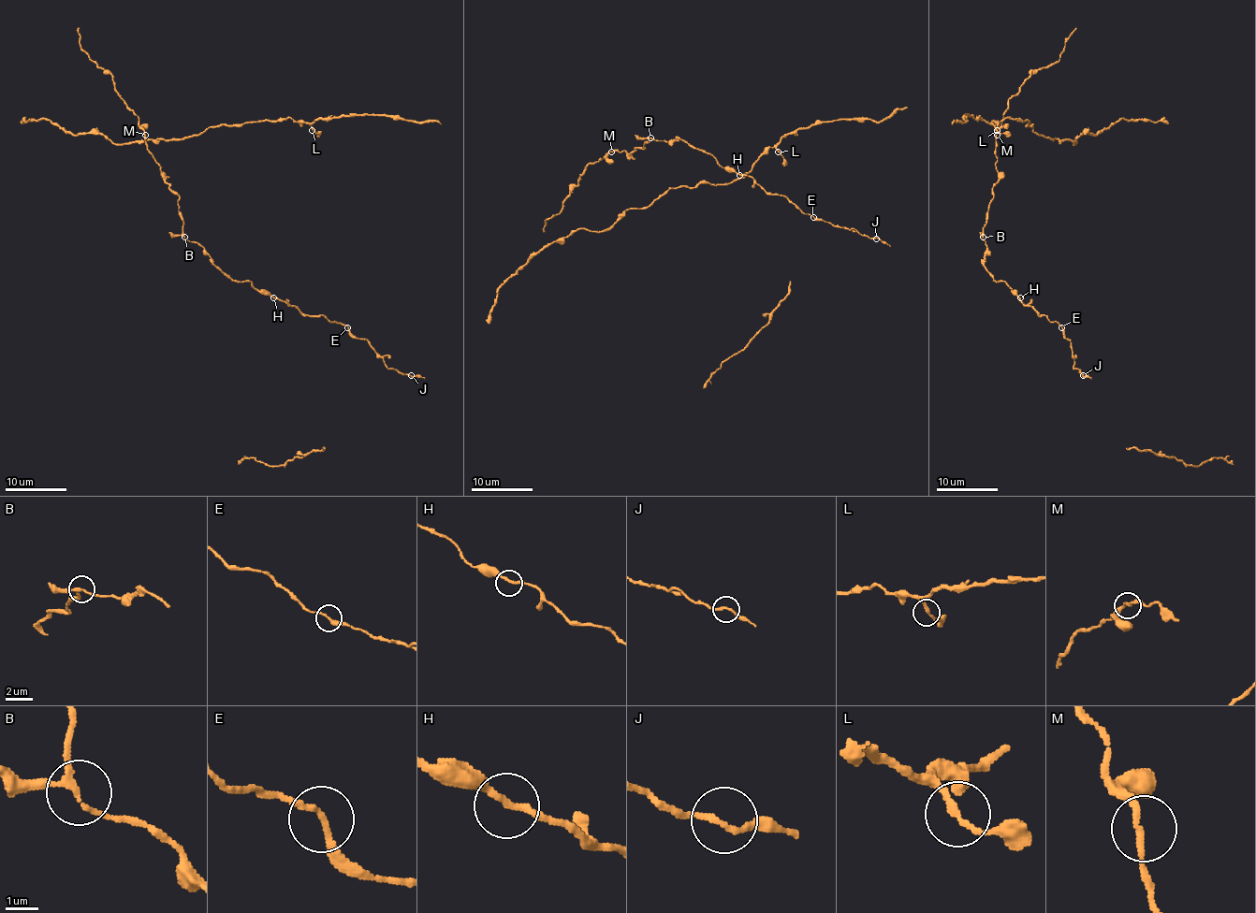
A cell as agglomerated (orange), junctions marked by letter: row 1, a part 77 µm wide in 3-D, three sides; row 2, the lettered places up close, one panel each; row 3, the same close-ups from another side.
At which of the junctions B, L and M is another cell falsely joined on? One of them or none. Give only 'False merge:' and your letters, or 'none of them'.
False merge: none of them

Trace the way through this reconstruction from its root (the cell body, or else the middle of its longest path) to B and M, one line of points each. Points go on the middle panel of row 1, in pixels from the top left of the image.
B: (662, 141), (649, 138)
M: (662, 141), (649, 138), (644, 149), (635, 147), (630, 153), (625, 151), (611, 152)

